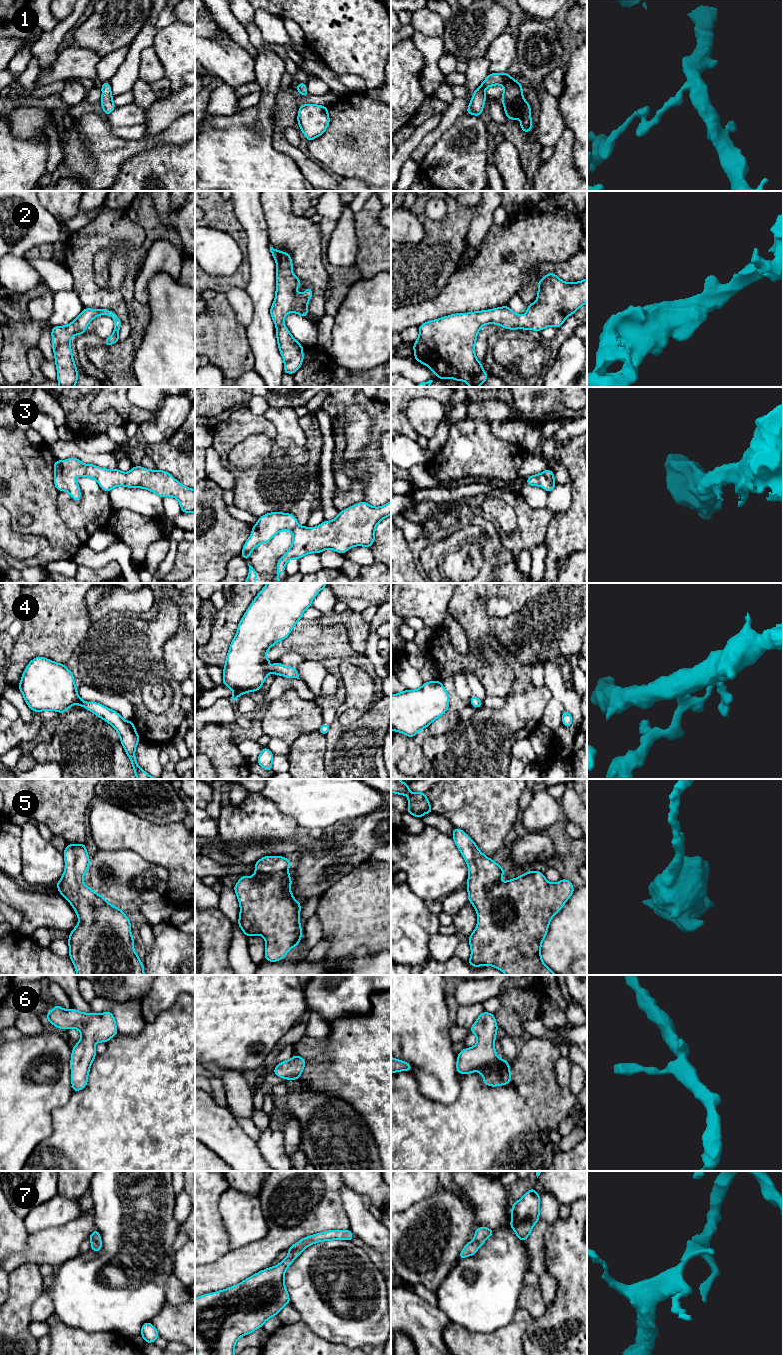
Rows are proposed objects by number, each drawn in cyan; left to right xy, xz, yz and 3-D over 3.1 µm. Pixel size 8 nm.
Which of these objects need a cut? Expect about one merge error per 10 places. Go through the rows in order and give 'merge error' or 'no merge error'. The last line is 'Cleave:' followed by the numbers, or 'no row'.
1: no merge error
2: no merge error
3: no merge error
4: no merge error
5: no merge error
6: no merge error
7: no merge error
Cleave: no row

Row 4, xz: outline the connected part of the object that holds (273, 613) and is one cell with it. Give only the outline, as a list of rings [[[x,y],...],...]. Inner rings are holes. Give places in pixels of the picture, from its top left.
[[[267,583],[255,597],[238,624],[223,668],[222,684],[232,689],[234,702],[242,694],[260,690],[269,673],[300,679],[296,667],[284,667],[275,662],[268,669],[266,666],[272,660],[266,658],[266,652],[289,636],[295,624],[302,619],[303,612],[311,607],[315,596],[326,586],[327,583]]]

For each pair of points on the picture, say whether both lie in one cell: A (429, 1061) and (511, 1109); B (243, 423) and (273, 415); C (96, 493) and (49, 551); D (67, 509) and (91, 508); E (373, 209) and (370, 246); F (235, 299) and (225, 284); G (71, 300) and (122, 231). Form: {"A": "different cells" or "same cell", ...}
{"A": "different cells", "B": "different cells", "C": "different cells", "D": "same cell", "E": "same cell", "F": "different cells", "G": "different cells"}

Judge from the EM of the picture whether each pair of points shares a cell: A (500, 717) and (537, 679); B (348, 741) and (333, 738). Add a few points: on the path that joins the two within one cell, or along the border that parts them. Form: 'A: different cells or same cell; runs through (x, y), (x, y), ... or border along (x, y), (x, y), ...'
A: different cells; border along (531, 683), (543, 685)
B: same cell; runs through (344, 741), (337, 738)

